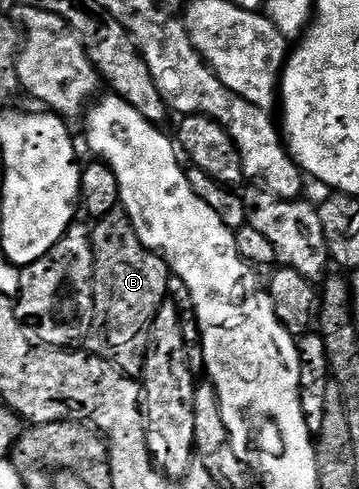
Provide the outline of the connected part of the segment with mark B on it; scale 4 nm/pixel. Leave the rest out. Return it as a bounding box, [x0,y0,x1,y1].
[85,207,172,378]

